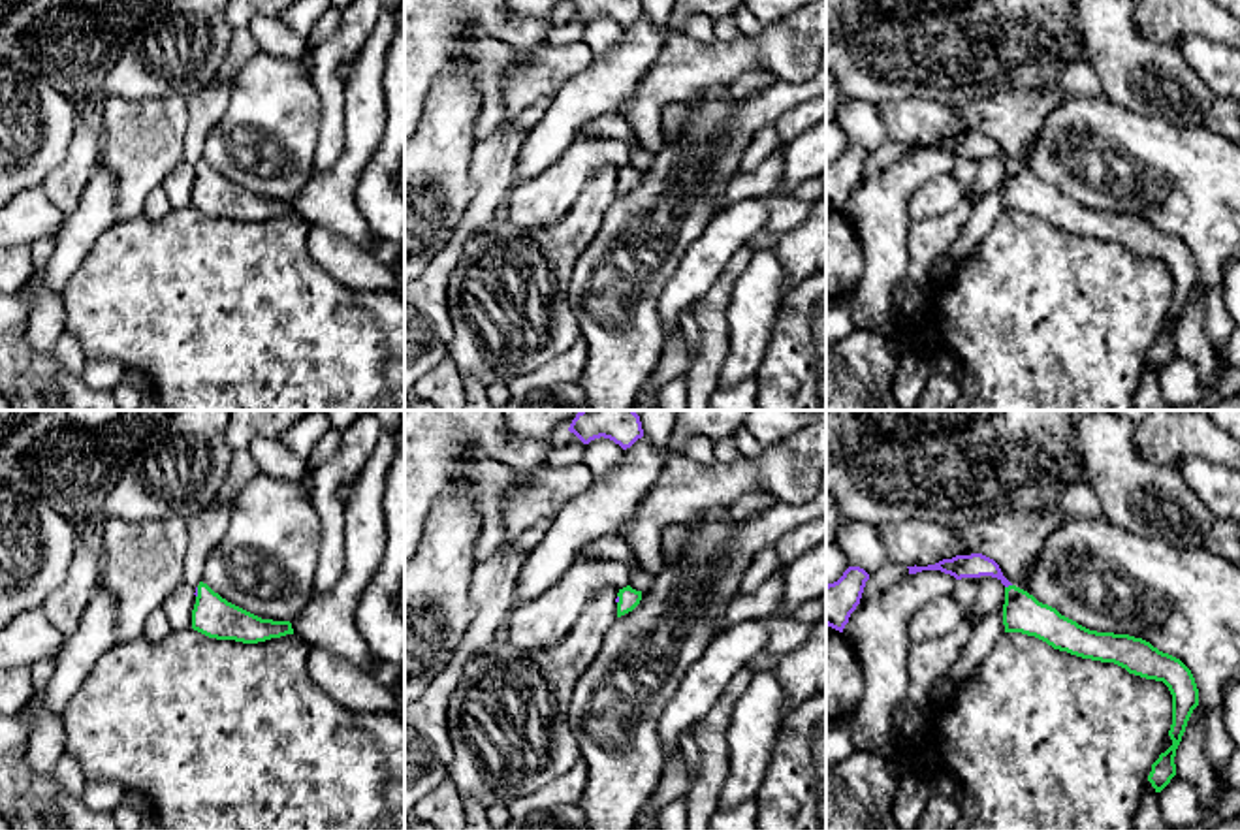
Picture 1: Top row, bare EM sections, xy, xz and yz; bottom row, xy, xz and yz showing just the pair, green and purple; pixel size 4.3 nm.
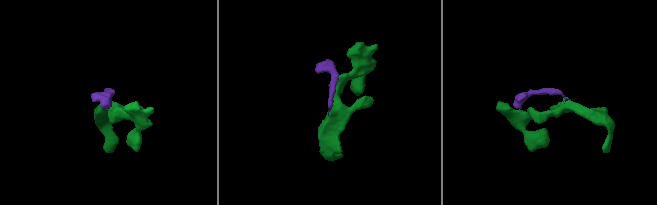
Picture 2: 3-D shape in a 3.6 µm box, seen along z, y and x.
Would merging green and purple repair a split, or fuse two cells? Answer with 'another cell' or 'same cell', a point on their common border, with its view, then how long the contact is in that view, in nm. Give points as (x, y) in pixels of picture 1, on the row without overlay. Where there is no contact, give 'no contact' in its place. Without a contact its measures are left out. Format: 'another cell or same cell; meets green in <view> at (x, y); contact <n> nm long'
same cell; meets green in yz at (1009, 164); contact 40 nm long

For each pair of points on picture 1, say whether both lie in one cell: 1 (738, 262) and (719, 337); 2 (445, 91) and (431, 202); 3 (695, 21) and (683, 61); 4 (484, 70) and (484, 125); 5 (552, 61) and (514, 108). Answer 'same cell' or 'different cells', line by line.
1: same cell
2: same cell
3: different cells
4: same cell
5: same cell

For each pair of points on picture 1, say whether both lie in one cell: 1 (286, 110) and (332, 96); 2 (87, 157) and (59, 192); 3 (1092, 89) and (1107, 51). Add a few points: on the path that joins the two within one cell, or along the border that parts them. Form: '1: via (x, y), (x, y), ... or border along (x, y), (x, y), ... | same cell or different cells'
1: border along (309, 72), (320, 102), (318, 143) | different cells
2: via (78, 166), (64, 183) | same cell
3: border along (1084, 63), (1092, 68), (1103, 91) | different cells

